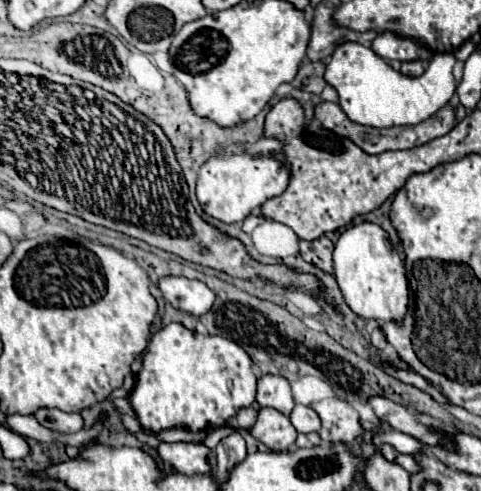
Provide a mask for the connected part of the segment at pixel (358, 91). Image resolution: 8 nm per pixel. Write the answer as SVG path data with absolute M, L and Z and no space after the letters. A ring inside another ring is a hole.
M345 42L333 52L325 70L325 80L337 90L339 106L353 122L373 128L407 126L419 124L433 116L453 98L457 84L451 70L455 62L454 54L435 54L429 62L429 68L421 76L407 78L401 72L395 72L371 48L365 48L357 42Z

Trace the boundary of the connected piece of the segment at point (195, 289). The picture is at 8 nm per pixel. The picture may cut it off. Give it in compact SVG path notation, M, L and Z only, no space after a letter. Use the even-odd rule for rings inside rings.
M167 276L159 280L159 290L167 302L191 316L207 314L215 302L213 290L199 280Z

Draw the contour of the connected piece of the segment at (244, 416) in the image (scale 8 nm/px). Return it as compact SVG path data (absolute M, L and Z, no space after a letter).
M245 408L245 410L239 410L239 414L237 414L237 424L245 430L249 430L255 420L257 420L257 410L255 408Z

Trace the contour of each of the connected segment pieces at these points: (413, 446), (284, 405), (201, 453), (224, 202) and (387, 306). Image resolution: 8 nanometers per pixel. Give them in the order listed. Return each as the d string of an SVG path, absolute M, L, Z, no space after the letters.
M395 430L374 436L372 442L373 444L391 444L401 454L423 454L425 452L425 446L421 442L417 442L413 436L401 434L401 432L395 432Z
M273 374L259 378L257 402L261 408L275 408L285 416L289 416L293 412L293 406L295 406L289 382L285 378L273 376Z
M161 442L157 452L165 464L173 464L173 468L179 470L181 474L205 474L215 466L215 460L211 460L211 464L207 462L209 448L205 448L203 444L193 444L193 442L163 444Z
M231 156L227 160L209 158L197 176L197 200L207 216L213 216L225 224L239 224L251 216L265 200L285 192L289 184L287 166L275 156Z
M355 224L349 226L335 244L333 252L333 268L335 280L341 288L341 294L347 306L361 318L377 318L377 320L391 320L403 322L407 314L407 278L401 266L401 258L389 236L377 224Z

